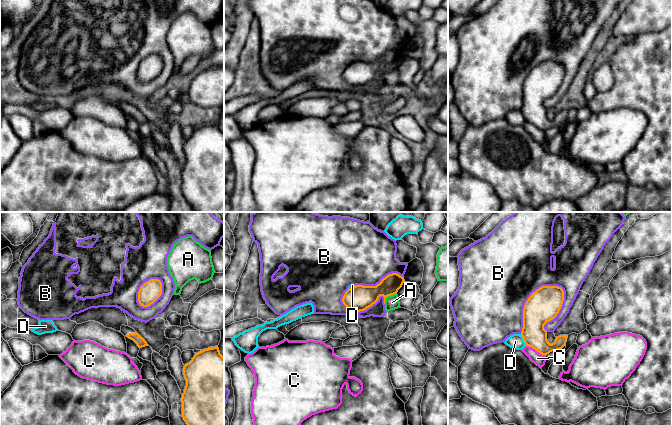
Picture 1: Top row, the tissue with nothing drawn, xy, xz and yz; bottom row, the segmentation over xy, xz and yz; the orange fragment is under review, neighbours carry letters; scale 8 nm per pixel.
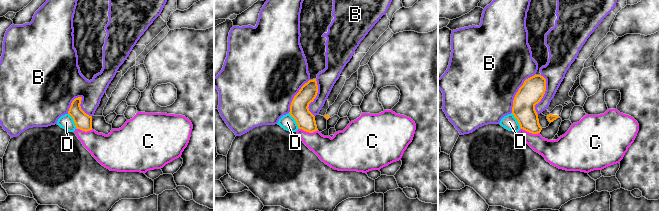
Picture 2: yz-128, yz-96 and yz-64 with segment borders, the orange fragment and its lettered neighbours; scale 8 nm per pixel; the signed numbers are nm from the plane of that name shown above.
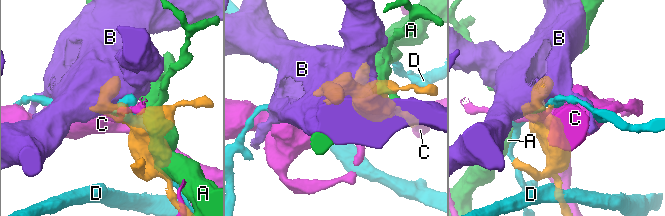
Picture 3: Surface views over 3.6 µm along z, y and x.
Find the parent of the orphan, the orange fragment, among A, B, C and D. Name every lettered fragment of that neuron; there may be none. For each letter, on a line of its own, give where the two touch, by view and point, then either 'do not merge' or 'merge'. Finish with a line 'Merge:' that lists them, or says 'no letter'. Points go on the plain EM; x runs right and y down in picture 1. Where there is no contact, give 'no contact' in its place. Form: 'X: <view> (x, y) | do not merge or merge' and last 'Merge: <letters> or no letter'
A: xz (388, 71) | do not merge
B: yz (528, 75) | do not merge
C: yz (536, 126) | do not merge
D: yz (523, 115) | do not merge
Merge: no letter

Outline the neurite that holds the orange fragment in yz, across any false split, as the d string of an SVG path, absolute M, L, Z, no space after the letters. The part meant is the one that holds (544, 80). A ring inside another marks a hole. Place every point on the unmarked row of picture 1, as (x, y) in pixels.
M542 62L531 70L523 85L521 112L526 122L542 131L562 125L568 111L560 111L550 120L544 101L559 89L564 77L564 67L558 62Z

